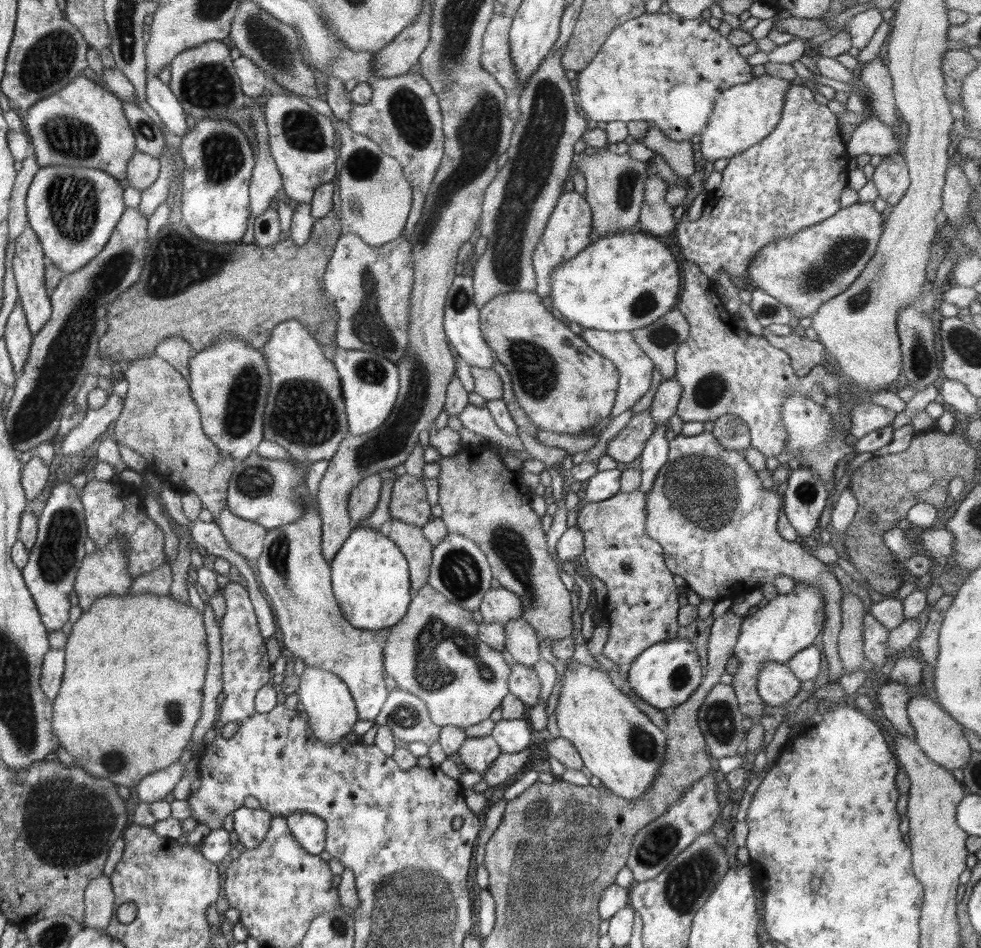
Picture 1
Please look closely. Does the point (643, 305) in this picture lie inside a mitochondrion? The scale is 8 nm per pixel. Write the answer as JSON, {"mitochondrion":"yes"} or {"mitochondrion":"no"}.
{"mitochondrion":"yes"}

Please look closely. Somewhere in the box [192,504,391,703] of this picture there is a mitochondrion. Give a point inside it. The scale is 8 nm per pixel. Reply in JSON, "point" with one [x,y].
{"point":[279,550]}

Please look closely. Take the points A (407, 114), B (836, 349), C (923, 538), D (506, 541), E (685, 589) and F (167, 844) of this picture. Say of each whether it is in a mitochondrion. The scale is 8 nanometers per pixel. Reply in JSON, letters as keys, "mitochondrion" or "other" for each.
{"A":"mitochondrion","B":"other","C":"other","D":"mitochondrion","E":"other","F":"other"}

